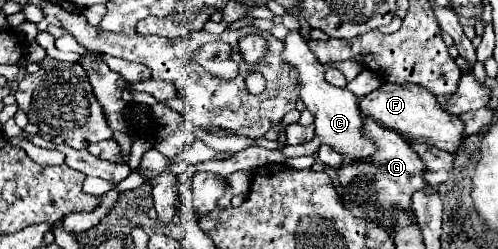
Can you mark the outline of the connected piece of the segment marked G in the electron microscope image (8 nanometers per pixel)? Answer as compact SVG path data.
M364 117L364 135L376 141L378 155L372 163L350 163L344 161L344 165L338 171L338 179L342 185L342 201L344 207L362 219L370 219L382 227L388 225L390 209L410 209L412 193L426 187L426 181L422 177L424 163L420 157L412 151L410 143L406 143L396 131L386 129L378 125L374 119Z

